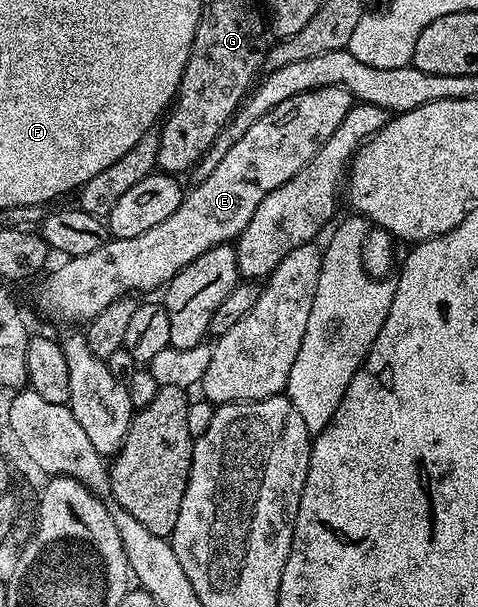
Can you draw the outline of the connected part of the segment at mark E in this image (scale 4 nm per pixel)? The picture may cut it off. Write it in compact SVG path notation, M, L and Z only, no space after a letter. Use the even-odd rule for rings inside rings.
M319 88L298 94L294 98L286 98L286 102L274 106L270 114L262 114L262 118L258 118L258 122L254 122L250 130L246 130L246 134L242 134L242 138L238 138L238 142L230 146L230 151L226 153L226 158L222 158L222 162L218 162L214 174L210 174L206 182L195 185L191 189L193 192L189 191L185 195L178 210L174 210L174 214L170 214L166 222L154 226L154 230L146 230L146 234L138 238L110 238L91 254L65 259L64 265L57 272L50 273L48 281L40 288L40 304L44 307L45 314L60 315L64 320L93 320L119 296L152 292L156 287L159 289L173 280L177 272L190 266L194 258L206 254L206 250L214 250L214 246L219 244L232 244L240 232L246 230L250 218L254 218L254 210L258 210L262 198L266 198L270 190L278 190L282 182L290 182L290 178L294 178L294 174L298 174L298 170L302 170L302 166L306 166L306 162L310 162L310 158L318 154L322 142L326 142L326 138L330 138L330 134L338 130L338 125L342 118L346 118L353 103L352 95L345 88Z

